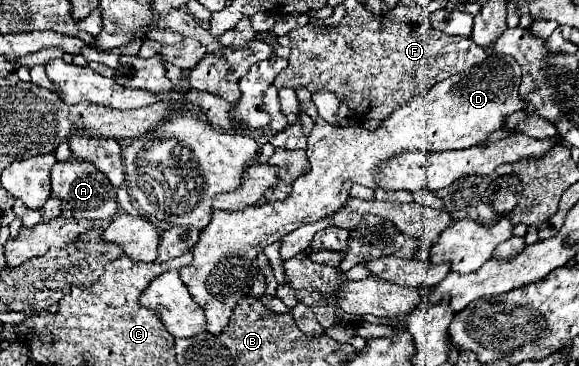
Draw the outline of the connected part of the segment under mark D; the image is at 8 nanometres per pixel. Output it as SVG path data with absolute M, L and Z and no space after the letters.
M492 54L482 64L438 82L426 96L416 96L412 102L398 108L376 132L368 132L362 126L330 126L319 116L311 93L304 87L297 88L299 105L314 121L306 150L312 170L296 178L292 194L282 202L248 206L232 214L216 210L210 224L200 232L200 238L192 248L192 262L178 270L194 302L198 302L198 306L204 310L206 330L212 334L226 330L234 306L240 298L250 294L256 280L258 252L262 252L268 244L282 240L282 236L290 234L292 230L338 212L338 208L342 208L342 204L348 200L348 182L376 188L374 168L396 152L472 148L474 144L482 144L490 132L500 130L504 122L506 128L512 130L530 112L530 106L526 108L526 102L518 96L520 82L522 72L516 60L512 56Z

